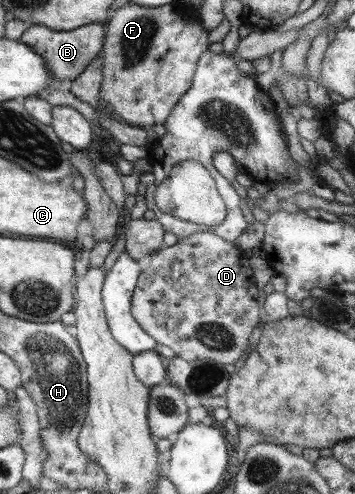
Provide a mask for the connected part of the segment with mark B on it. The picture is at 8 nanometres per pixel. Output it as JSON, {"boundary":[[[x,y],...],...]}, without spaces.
{"boundary":[[[91,23],[84,25],[84,27],[73,29],[72,31],[52,30],[42,25],[29,25],[29,28],[20,36],[19,41],[22,44],[28,45],[28,48],[32,48],[32,50],[42,57],[44,66],[48,68],[48,72],[52,76],[52,81],[59,82],[76,79],[84,71],[84,68],[96,56],[100,55],[105,39],[105,26]]]}

